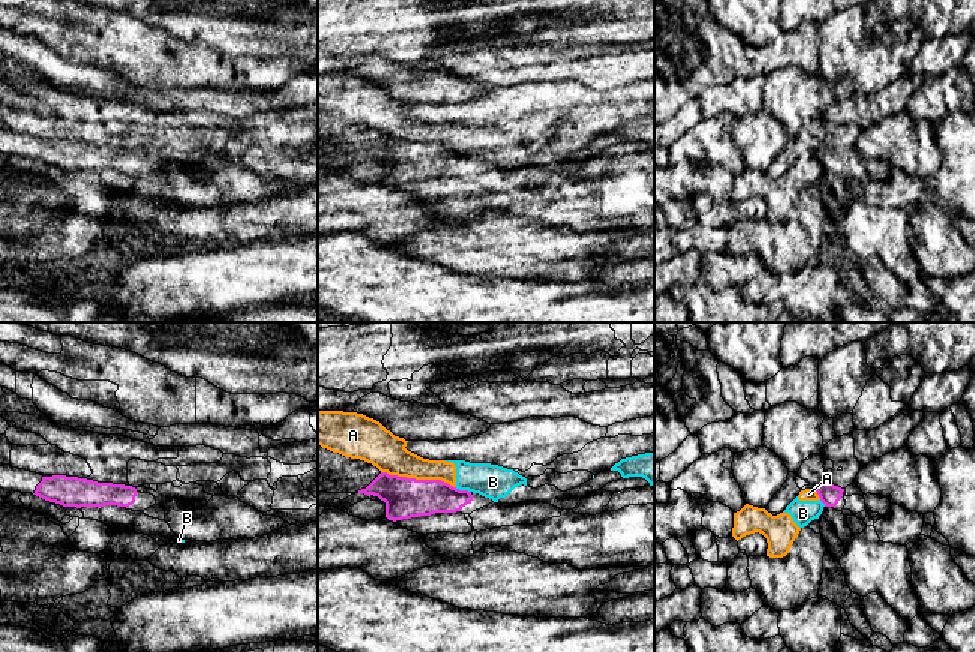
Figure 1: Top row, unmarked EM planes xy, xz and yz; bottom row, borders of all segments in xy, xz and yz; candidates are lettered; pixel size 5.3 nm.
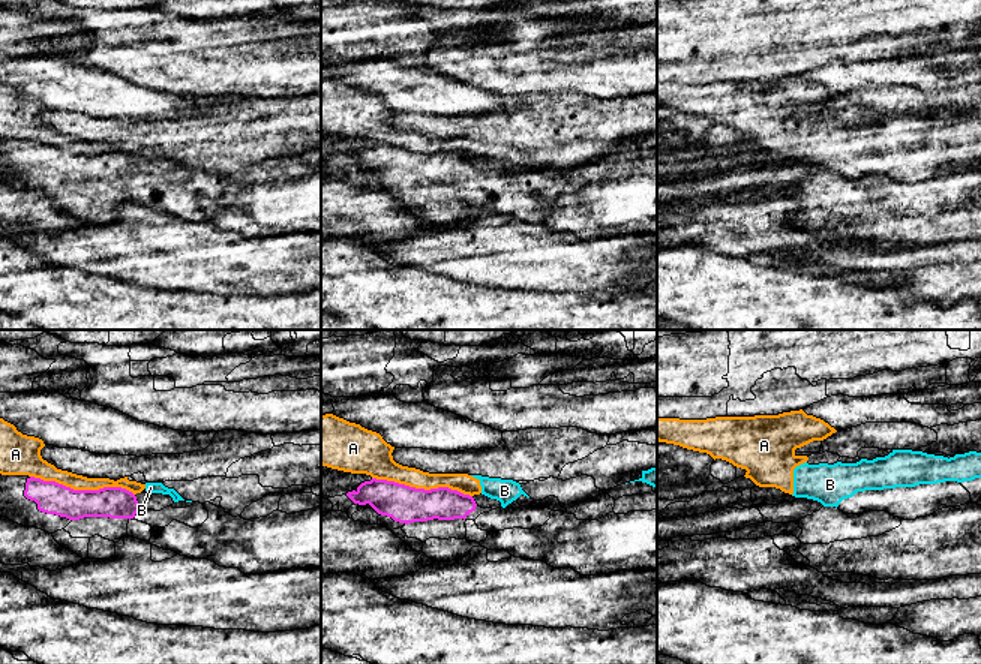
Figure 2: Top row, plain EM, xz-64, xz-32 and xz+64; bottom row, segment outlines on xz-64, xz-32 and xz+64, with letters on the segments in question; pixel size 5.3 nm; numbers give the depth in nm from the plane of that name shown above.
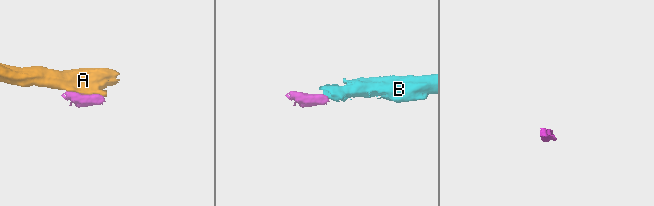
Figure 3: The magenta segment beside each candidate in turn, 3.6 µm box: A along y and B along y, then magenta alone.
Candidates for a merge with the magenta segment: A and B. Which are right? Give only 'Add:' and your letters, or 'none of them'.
Add: none of them

